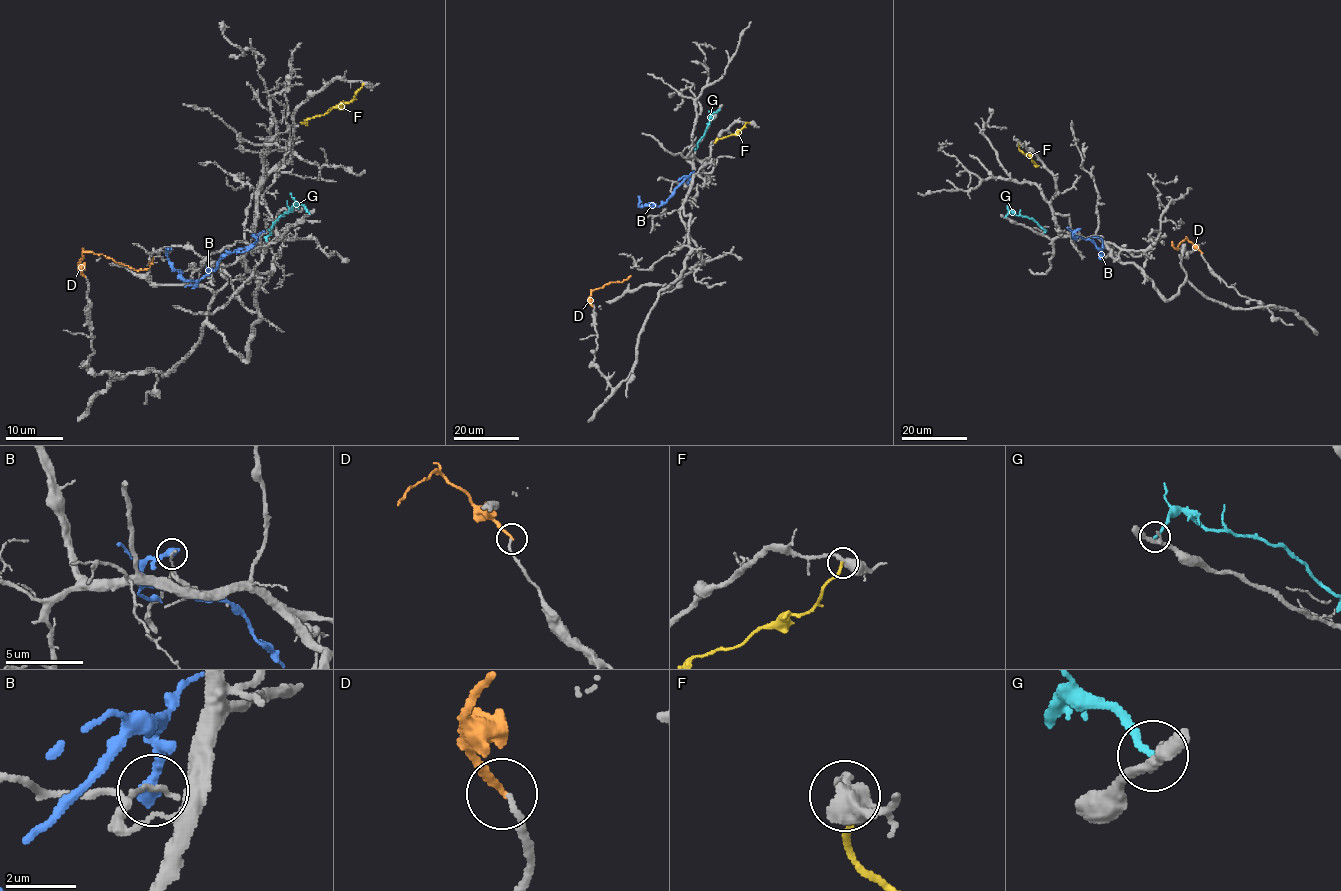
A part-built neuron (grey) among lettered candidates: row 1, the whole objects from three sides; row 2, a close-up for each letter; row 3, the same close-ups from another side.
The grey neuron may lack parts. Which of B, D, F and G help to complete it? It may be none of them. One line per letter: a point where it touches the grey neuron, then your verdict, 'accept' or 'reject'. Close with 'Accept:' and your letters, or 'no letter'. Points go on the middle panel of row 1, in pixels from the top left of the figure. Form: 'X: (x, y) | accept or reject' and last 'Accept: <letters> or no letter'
B: (688, 183) | reject
D: (592, 306) | reject
F: (750, 122) | reject
G: (719, 109) | reject
Accept: no letter

